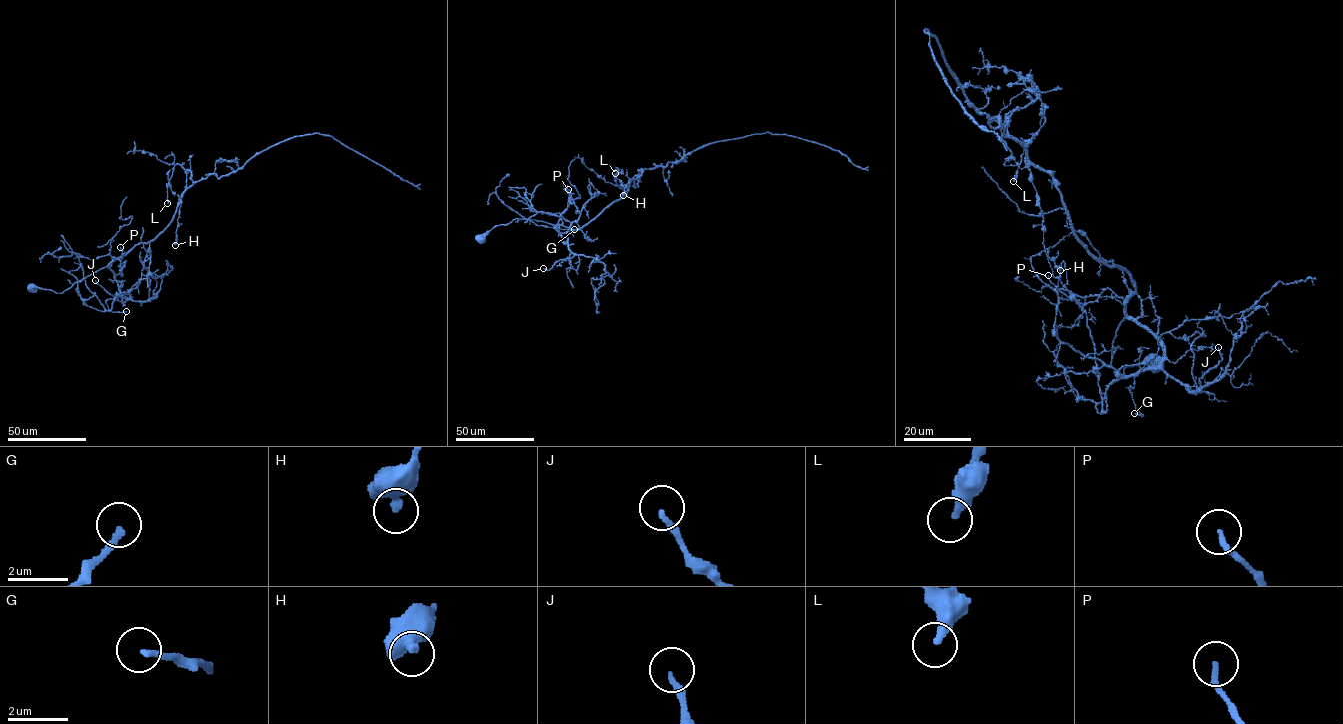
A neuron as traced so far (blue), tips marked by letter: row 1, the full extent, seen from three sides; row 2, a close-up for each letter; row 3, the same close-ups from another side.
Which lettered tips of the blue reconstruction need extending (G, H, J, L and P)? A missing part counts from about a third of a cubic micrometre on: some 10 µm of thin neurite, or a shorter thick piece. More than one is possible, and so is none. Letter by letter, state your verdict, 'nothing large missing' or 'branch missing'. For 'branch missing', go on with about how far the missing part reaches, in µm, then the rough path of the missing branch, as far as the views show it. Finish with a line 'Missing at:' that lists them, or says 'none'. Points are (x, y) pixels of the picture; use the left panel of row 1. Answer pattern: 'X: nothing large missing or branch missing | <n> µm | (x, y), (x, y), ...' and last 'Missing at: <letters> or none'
G: nothing large missing
H: nothing large missing
J: nothing large missing
L: branch missing | 10 µm | (167, 203), (168, 217)
P: nothing large missing
Missing at: L

